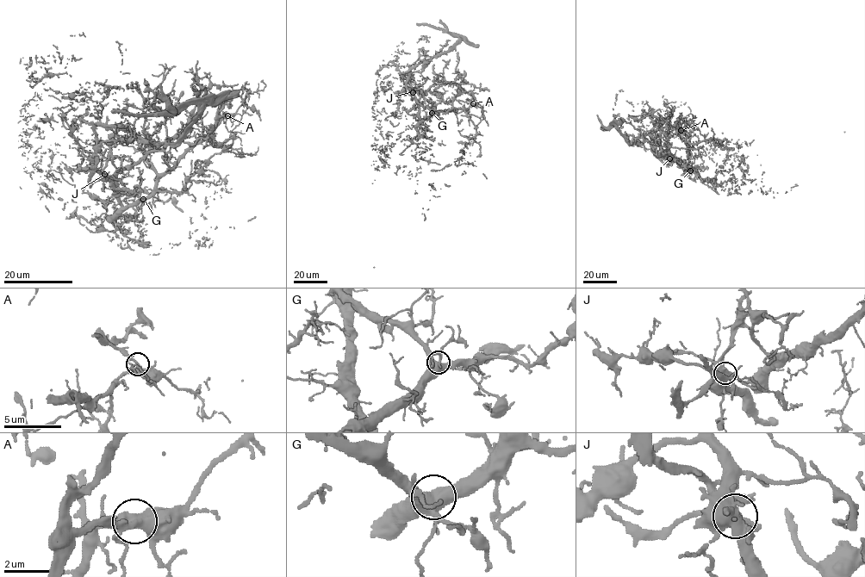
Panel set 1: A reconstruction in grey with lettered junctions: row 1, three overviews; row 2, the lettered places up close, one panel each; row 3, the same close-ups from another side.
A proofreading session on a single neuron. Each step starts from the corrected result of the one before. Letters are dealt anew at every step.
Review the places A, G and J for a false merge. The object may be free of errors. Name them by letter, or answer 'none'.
J

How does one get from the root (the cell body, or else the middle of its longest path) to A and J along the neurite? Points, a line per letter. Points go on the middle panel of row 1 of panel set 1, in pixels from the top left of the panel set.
A: (428, 116), (441, 111), (466, 108), (473, 103)
J: (428, 116), (430, 111), (417, 101), (413, 92)

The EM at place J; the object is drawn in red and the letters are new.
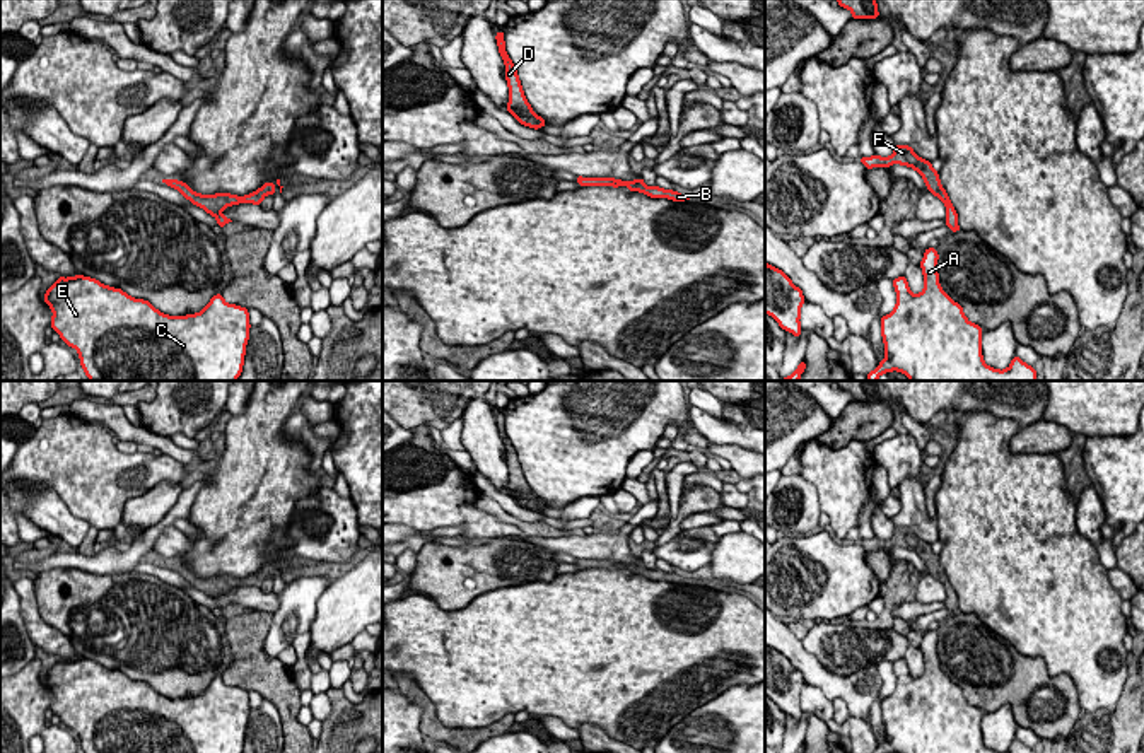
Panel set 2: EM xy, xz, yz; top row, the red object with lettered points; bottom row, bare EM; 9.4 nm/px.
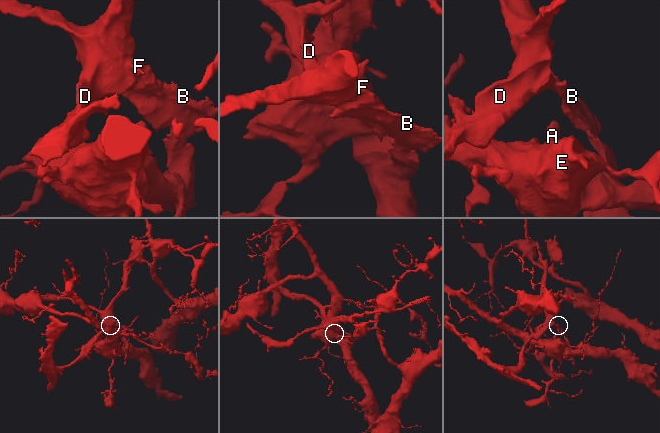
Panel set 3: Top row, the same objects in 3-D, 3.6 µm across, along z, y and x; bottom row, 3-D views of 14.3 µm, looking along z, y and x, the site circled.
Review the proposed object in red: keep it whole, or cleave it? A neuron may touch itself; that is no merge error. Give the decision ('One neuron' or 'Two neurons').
Two neurons

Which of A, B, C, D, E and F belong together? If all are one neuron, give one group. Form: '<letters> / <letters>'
A B C E / D F

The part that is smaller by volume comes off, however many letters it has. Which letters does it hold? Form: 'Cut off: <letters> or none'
Cut off: D, F

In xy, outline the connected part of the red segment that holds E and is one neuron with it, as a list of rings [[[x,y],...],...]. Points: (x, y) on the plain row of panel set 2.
[[[75,657],[58,659],[44,674],[44,685],[53,693],[50,709],[67,729],[79,734],[84,753],[242,753],[249,722],[249,693],[227,686],[215,676],[203,693],[186,698],[167,698],[149,683],[133,681],[121,671],[108,669],[96,661]]]

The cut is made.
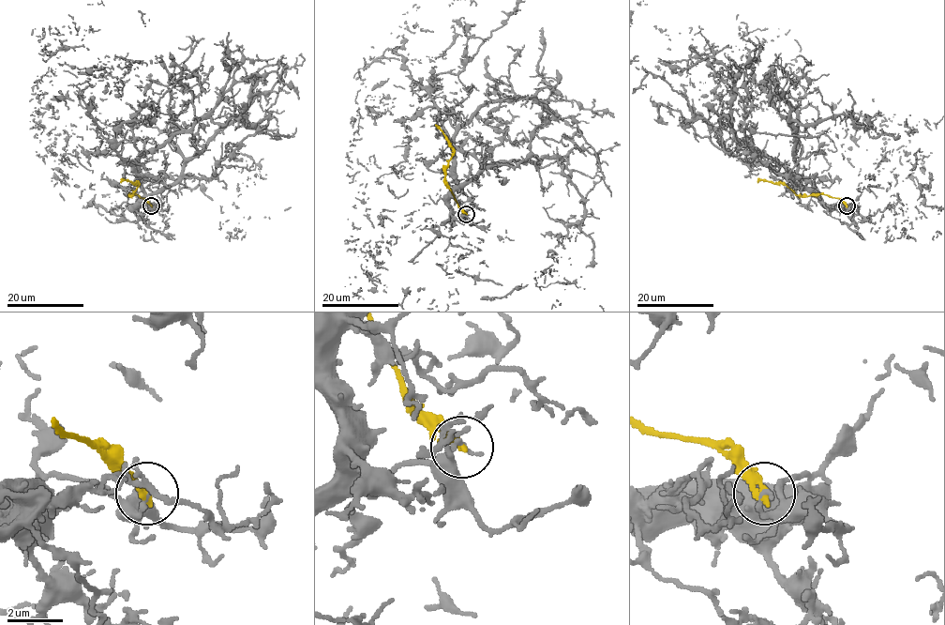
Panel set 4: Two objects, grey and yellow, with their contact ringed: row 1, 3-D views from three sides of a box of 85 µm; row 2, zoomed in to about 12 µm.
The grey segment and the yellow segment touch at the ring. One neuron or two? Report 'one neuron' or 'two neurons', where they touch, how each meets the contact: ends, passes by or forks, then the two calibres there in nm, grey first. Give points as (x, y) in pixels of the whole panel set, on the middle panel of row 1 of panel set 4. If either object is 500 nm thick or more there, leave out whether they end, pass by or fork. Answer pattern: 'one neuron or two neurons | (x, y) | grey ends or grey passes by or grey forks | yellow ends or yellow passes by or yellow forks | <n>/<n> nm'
two neurons | (466, 214) | grey ends | yellow ends | 180/260 nm

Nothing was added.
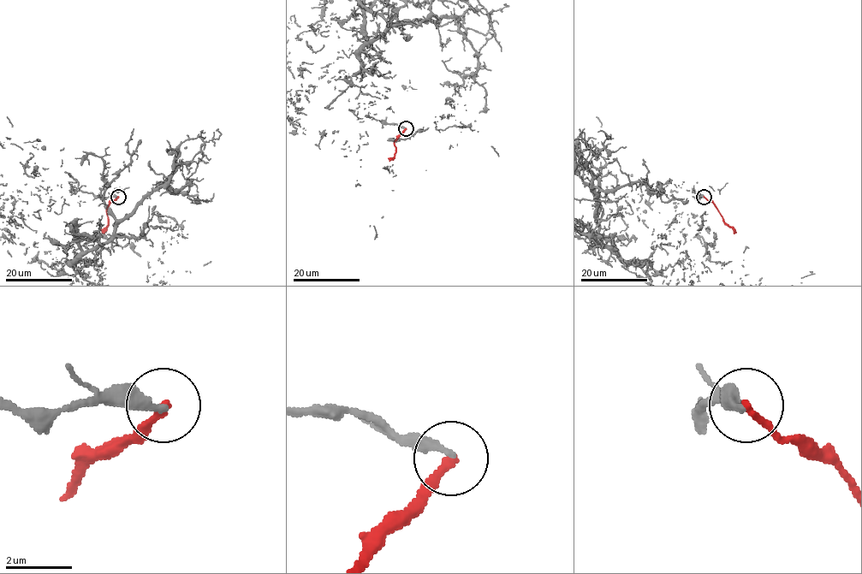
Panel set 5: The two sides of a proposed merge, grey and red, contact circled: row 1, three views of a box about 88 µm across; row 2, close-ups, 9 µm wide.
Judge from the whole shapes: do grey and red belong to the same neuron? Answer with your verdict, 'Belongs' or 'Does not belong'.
Does not belong

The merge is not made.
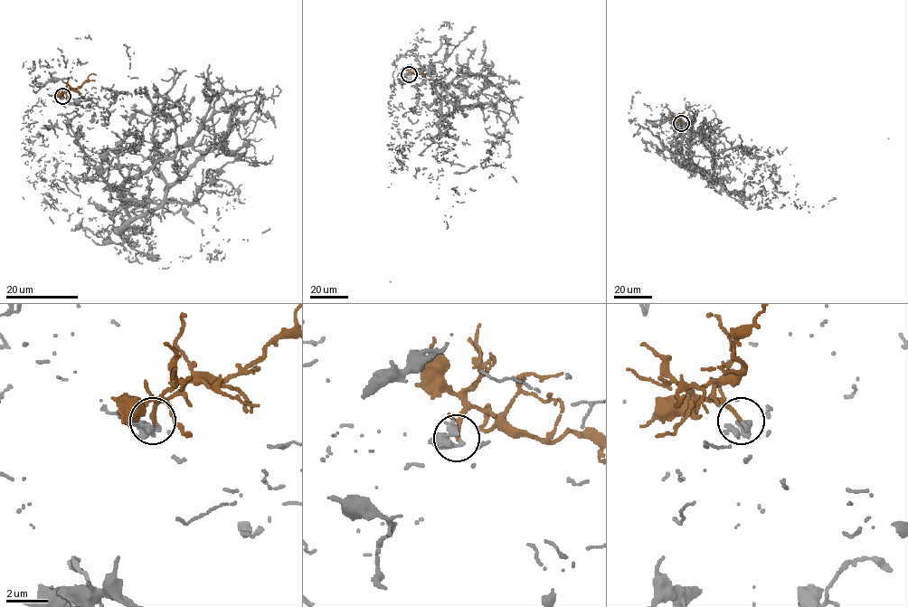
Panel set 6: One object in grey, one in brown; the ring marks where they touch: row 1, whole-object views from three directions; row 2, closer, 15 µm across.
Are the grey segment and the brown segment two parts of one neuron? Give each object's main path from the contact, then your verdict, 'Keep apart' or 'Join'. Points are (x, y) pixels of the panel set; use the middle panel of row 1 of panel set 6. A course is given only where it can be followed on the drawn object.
Course of grey: (409, 74), (449, 68), (429, 74), (453, 107), (439, 187), (458, 194), (390, 281). Course of brown: (409, 74), (411, 71), (426, 78). Join

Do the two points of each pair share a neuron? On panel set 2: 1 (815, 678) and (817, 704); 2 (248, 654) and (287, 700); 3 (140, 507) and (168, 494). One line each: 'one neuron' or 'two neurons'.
1: two neurons
2: one neuron
3: one neuron

